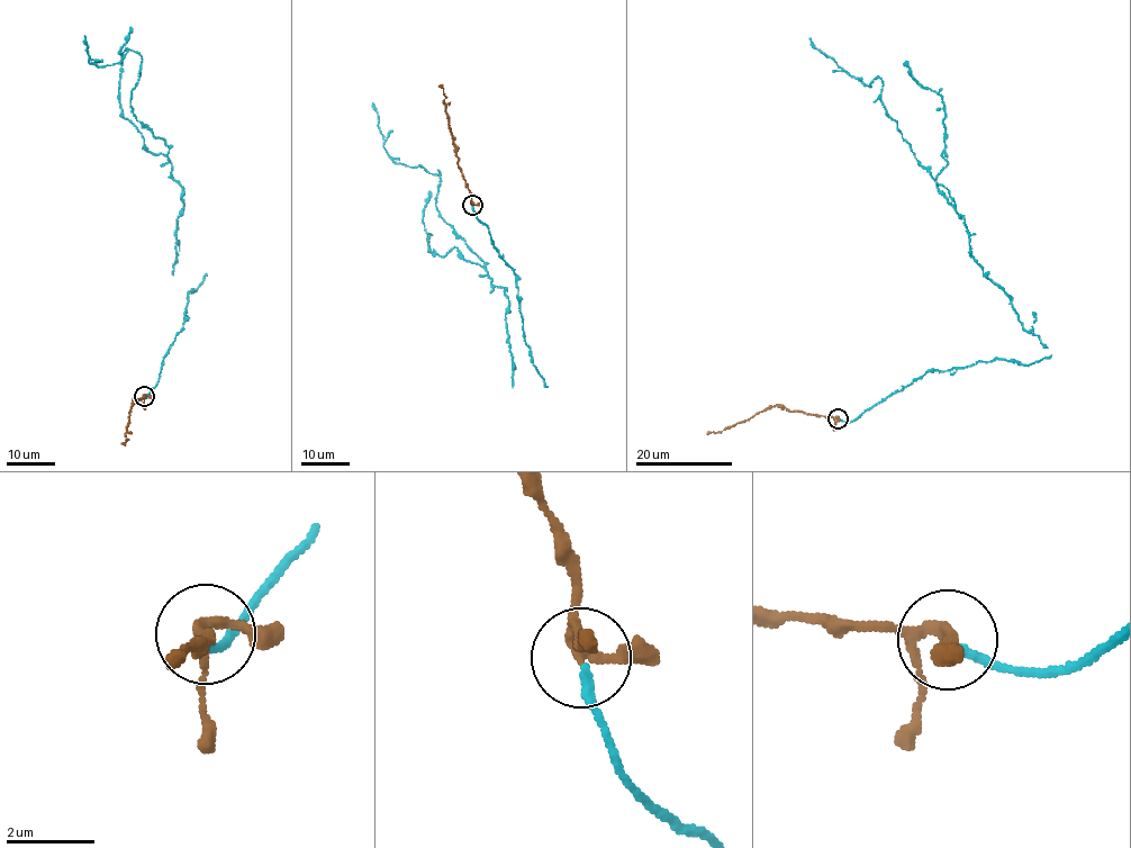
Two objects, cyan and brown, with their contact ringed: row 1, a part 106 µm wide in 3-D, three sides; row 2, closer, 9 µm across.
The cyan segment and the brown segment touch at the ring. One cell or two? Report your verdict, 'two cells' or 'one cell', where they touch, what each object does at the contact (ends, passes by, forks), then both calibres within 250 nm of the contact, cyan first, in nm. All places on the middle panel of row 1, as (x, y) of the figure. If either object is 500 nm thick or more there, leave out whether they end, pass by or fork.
one cell | (472, 205) | cyan ends | brown forks | 190/170 nm

